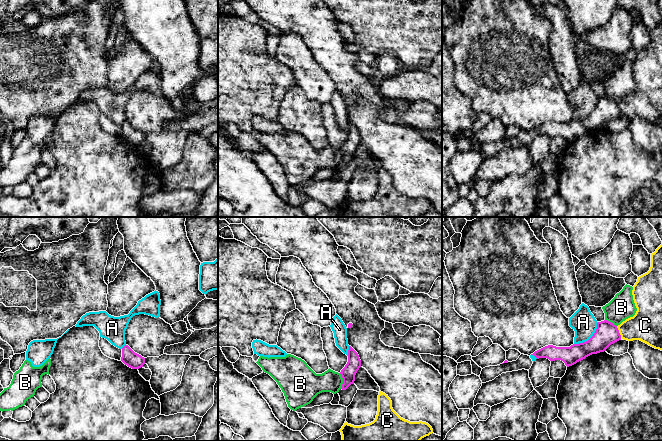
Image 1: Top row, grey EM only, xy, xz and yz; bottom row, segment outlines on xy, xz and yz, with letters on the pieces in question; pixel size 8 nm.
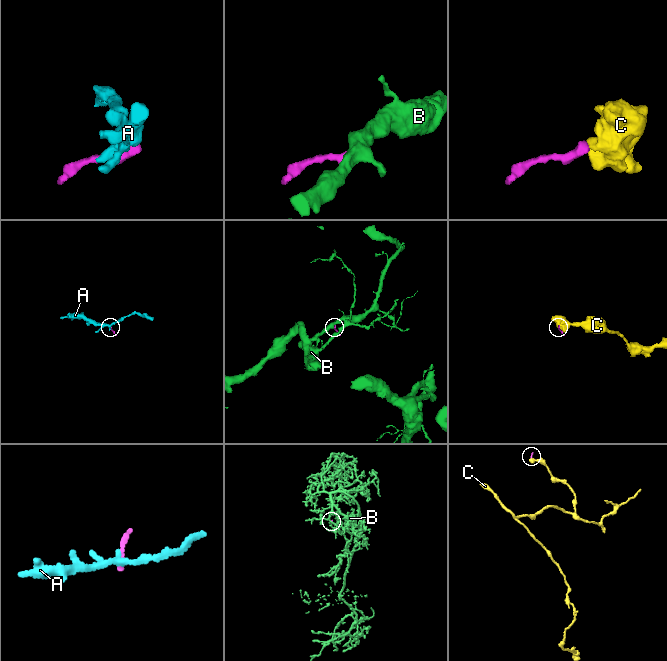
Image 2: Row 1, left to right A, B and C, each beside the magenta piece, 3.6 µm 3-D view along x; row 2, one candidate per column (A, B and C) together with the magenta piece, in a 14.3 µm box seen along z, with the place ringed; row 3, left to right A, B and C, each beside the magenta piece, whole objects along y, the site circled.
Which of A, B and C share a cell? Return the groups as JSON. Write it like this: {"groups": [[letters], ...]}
{"groups": [["A"], ["B"], ["C"]]}

